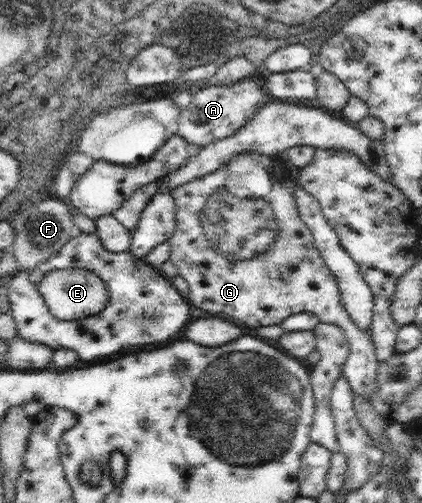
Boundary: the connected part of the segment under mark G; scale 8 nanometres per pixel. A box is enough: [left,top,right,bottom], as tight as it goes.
[169,154,379,397]

